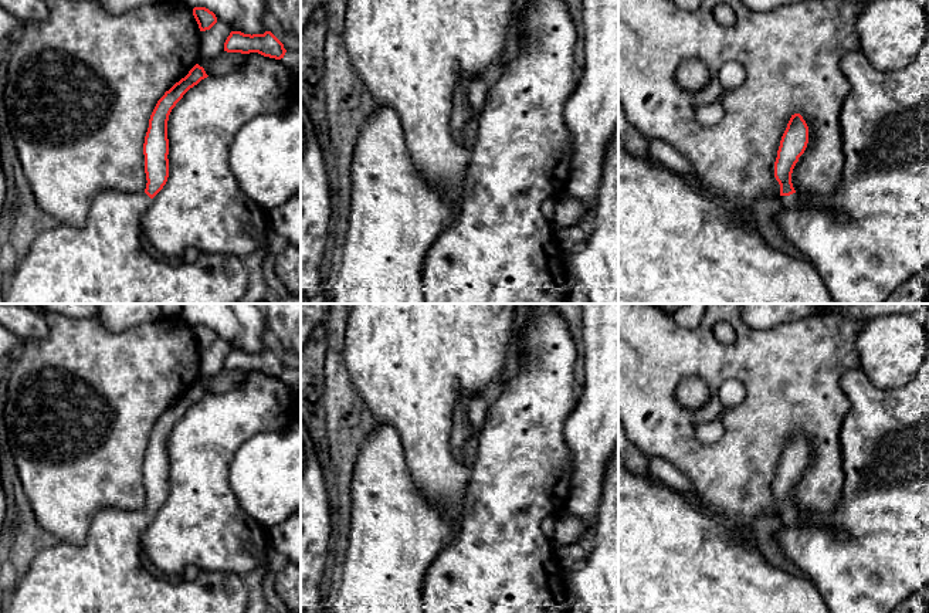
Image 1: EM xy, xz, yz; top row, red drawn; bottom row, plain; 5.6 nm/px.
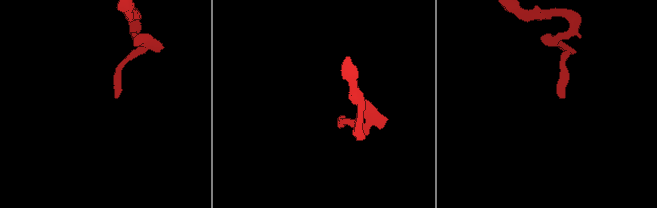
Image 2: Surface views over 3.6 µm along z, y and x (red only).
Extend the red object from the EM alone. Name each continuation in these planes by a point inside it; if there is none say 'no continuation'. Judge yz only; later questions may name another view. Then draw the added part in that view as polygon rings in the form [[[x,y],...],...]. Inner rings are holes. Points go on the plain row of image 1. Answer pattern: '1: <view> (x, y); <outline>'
1: yz (794, 518); [[[793,511],[790,514],[780,514],[781,525],[786,526],[801,526],[806,521],[806,515],[799,511]]]

